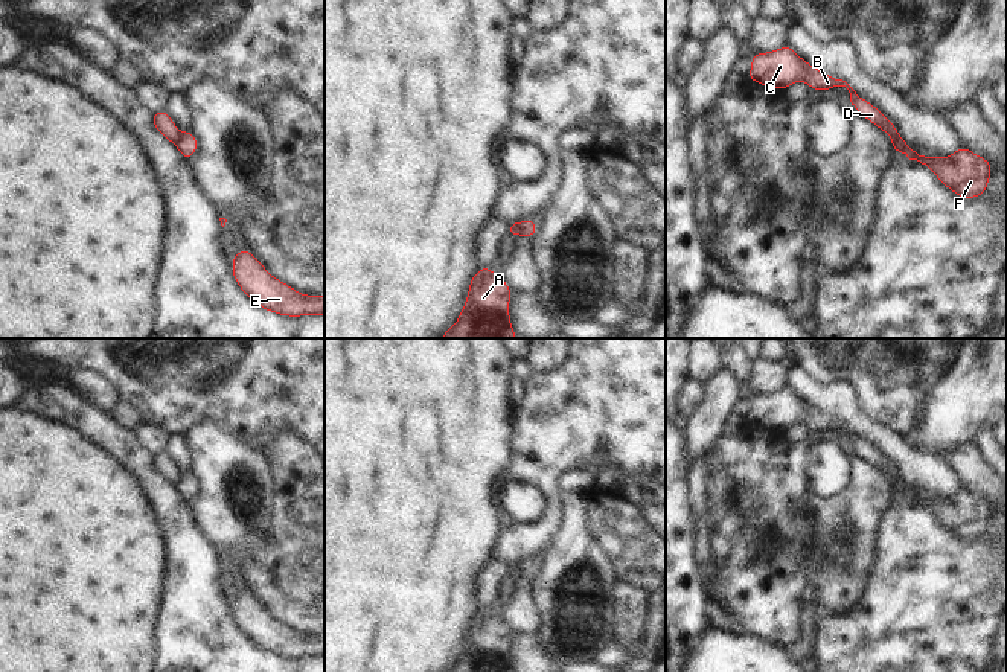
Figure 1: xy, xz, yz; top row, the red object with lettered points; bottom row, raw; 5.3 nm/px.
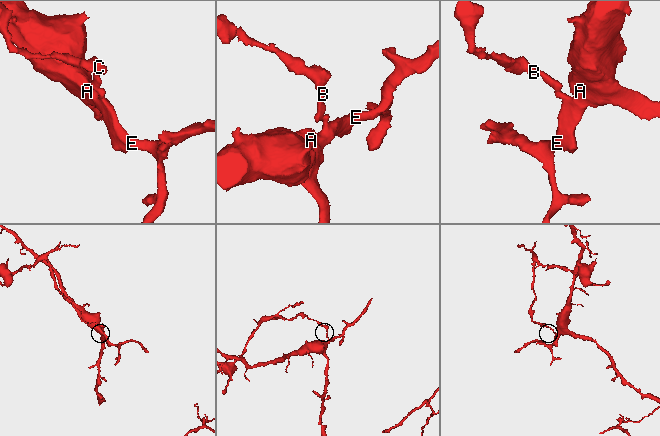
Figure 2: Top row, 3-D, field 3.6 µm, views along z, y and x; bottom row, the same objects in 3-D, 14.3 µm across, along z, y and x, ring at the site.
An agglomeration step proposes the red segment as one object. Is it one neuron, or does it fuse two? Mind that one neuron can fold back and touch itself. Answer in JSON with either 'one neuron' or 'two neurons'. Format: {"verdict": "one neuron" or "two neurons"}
{"verdict": "two neurons"}

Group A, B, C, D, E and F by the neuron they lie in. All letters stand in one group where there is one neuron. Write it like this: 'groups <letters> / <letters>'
groups A E F / B C D

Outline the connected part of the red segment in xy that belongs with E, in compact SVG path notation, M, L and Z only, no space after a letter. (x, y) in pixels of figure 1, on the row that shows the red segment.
M248 250L232 254L236 285L257 306L283 317L324 315L324 296L302 294L276 279Z

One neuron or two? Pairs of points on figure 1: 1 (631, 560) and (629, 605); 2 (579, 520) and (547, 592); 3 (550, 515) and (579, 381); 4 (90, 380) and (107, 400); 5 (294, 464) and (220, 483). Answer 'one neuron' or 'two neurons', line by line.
1: two neurons
2: one neuron
3: one neuron
4: one neuron
5: two neurons

